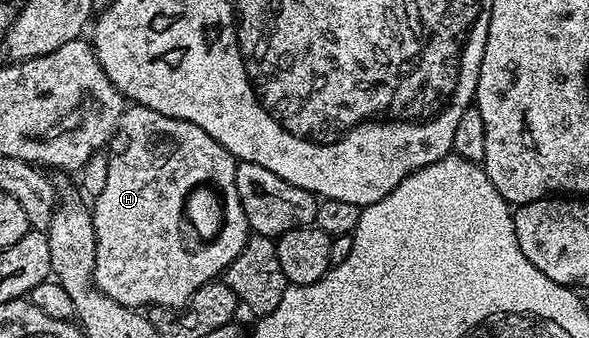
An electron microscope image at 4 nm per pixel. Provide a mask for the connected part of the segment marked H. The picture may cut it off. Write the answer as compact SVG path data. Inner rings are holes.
M128 105L124 109L119 128L109 143L111 155L107 158L107 175L103 178L103 187L93 201L93 228L97 236L97 260L95 261L95 286L105 296L117 300L117 304L132 308L178 308L185 306L193 295L206 284L216 281L226 270L227 265L237 257L241 248L245 248L249 237L249 227L245 220L245 208L241 208L241 196L237 196L237 159L225 149L209 132L197 128L197 124L189 124L185 120L177 120L169 116L161 116L161 112L153 112L147 106Z

